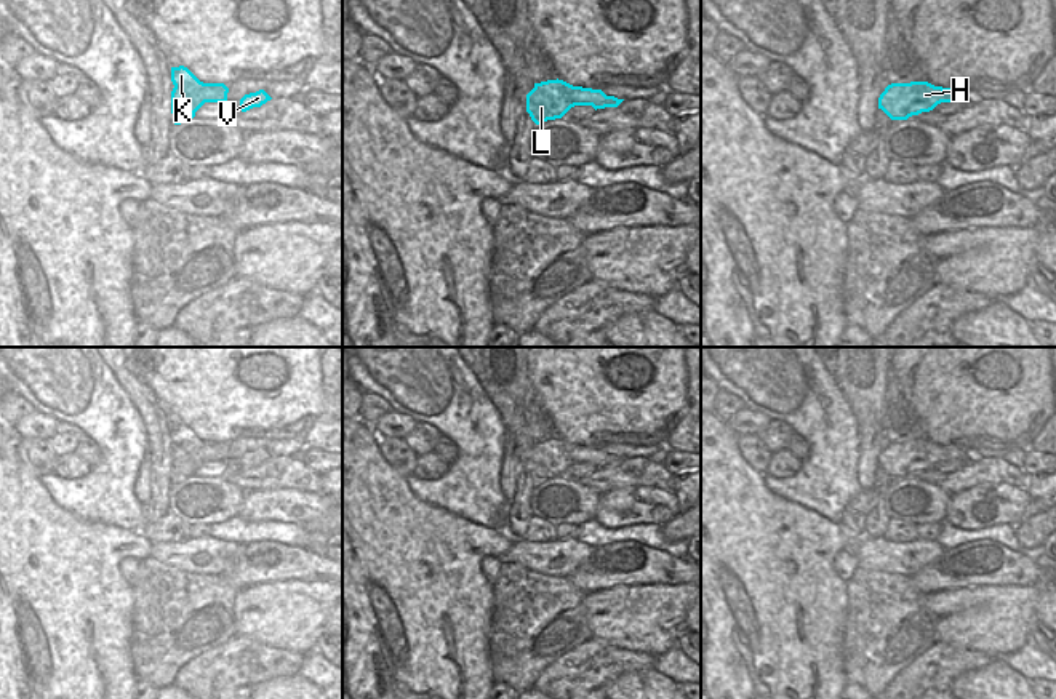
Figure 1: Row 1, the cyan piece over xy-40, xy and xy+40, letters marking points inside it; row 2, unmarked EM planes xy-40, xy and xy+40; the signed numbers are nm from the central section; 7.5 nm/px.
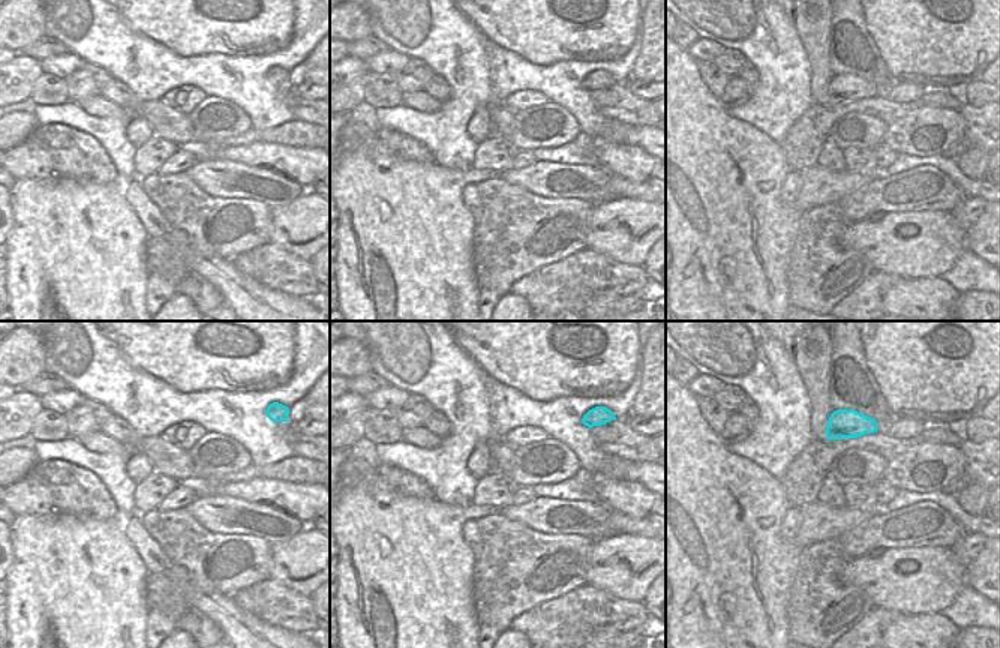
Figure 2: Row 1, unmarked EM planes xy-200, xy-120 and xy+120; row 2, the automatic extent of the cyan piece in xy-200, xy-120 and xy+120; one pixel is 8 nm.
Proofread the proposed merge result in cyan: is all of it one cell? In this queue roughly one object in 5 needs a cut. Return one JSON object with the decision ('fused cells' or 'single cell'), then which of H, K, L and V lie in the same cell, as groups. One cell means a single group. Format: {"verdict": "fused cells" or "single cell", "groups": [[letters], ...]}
{"verdict": "single cell", "groups": [["H", "K", "L", "V"]]}

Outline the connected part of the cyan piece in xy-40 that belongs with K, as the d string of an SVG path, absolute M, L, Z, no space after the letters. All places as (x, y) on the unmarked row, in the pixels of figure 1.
M171 425L171 472L174 483L194 477L205 461L227 461L229 446L224 441L203 441L187 425Z

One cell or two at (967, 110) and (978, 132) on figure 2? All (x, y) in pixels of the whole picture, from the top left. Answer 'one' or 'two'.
one

